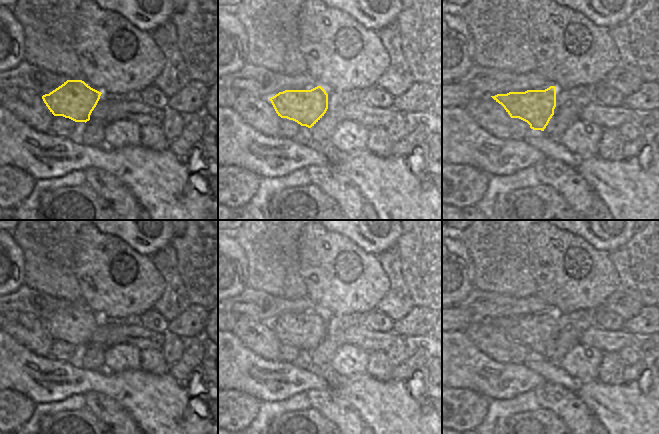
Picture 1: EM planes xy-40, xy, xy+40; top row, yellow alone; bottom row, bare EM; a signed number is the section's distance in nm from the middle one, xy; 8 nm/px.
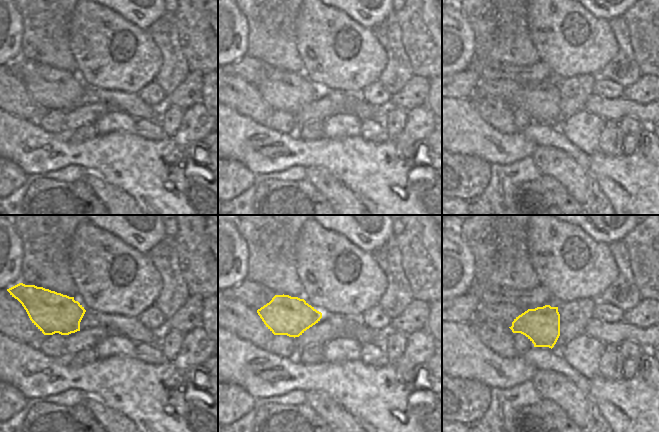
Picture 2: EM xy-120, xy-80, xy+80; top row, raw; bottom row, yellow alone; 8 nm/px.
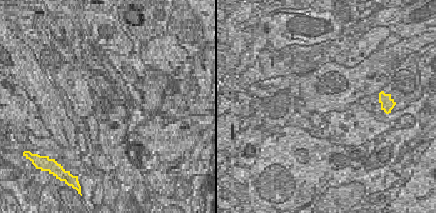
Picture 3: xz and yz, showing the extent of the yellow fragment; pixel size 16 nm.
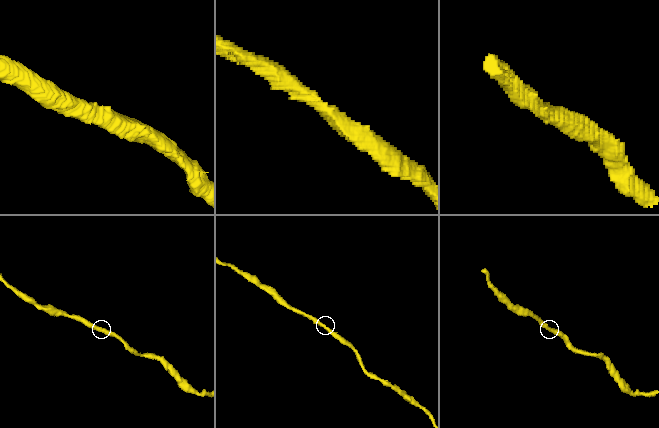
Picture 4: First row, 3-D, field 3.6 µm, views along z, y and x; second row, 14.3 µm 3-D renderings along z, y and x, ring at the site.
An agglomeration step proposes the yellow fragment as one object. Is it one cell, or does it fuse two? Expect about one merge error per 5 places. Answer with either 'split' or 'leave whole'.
leave whole

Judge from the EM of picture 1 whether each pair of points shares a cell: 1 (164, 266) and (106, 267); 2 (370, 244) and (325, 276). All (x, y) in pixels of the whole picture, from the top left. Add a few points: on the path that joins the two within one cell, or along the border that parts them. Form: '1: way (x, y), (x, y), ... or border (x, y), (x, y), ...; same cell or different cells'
1: border (151, 256), (151, 262), (163, 279), (164, 288); different cells
2: border (343, 236), (351, 239), (365, 251), (377, 256); different cells

